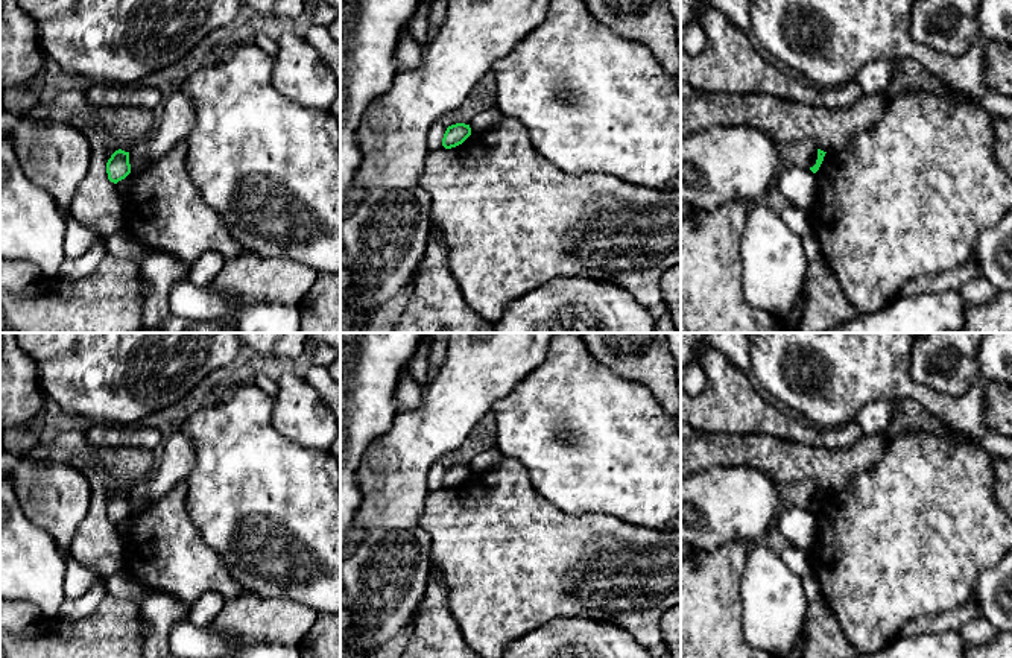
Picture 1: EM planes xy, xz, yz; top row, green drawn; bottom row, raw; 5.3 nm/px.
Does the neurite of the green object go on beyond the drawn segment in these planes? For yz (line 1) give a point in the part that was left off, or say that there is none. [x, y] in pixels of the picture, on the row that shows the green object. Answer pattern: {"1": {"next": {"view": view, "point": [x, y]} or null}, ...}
{"1": {"next": null}}

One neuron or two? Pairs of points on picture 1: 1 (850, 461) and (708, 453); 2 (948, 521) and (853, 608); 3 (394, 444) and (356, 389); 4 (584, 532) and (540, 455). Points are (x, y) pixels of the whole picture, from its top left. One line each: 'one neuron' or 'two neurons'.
1: one neuron
2: one neuron
3: two neurons
4: two neurons

